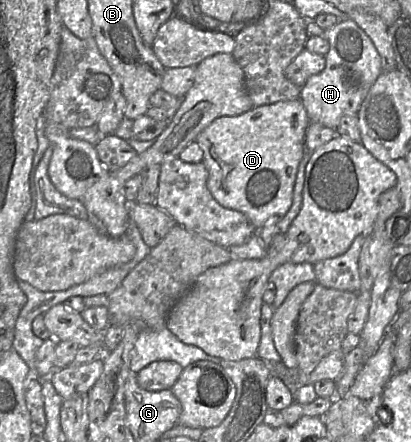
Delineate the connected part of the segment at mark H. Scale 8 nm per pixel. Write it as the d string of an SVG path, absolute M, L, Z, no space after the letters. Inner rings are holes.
M349 18L339 21L324 30L323 38L329 43L329 51L325 55L326 66L301 87L300 100L310 122L336 130L343 116L357 115L361 103L383 69L375 45L354 20Z

